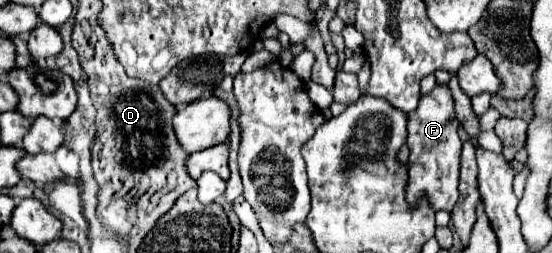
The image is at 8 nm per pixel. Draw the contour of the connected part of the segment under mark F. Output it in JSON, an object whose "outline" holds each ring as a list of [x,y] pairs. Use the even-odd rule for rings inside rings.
{"outline":[[[446,84],[436,86],[428,96],[420,98],[420,104],[414,112],[408,114],[408,188],[406,200],[410,204],[418,202],[422,194],[428,196],[428,202],[434,210],[450,212],[458,200],[458,166],[462,140],[458,138],[458,120],[454,114],[454,98]]]}

